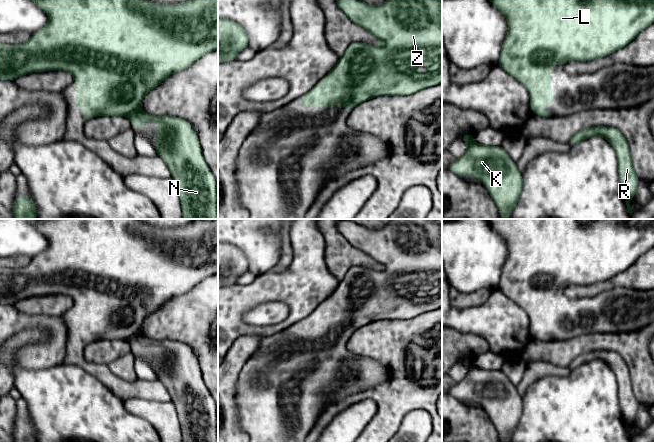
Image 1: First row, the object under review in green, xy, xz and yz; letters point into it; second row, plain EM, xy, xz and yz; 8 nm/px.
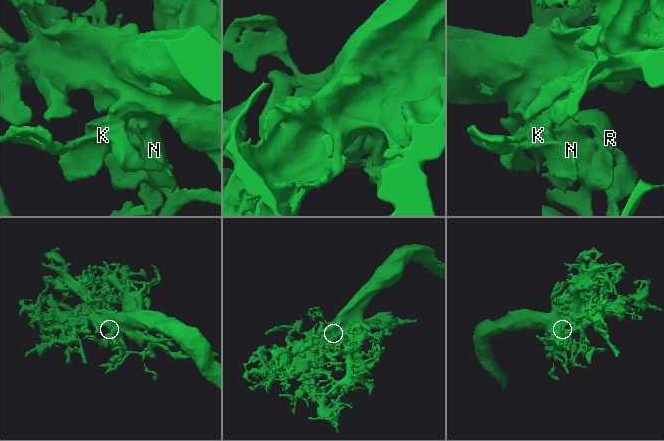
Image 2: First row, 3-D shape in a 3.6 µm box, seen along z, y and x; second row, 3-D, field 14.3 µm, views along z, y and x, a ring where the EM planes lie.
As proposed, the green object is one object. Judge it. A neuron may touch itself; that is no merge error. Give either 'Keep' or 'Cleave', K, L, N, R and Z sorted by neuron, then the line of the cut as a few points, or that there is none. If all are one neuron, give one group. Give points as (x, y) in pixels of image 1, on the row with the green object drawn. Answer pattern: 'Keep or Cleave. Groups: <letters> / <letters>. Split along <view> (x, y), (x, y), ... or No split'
Keep. Groups: K L N R Z. No split

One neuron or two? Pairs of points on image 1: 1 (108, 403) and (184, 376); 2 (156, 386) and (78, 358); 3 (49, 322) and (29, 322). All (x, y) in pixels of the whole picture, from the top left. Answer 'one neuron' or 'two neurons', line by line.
1: two neurons
2: one neuron
3: one neuron

